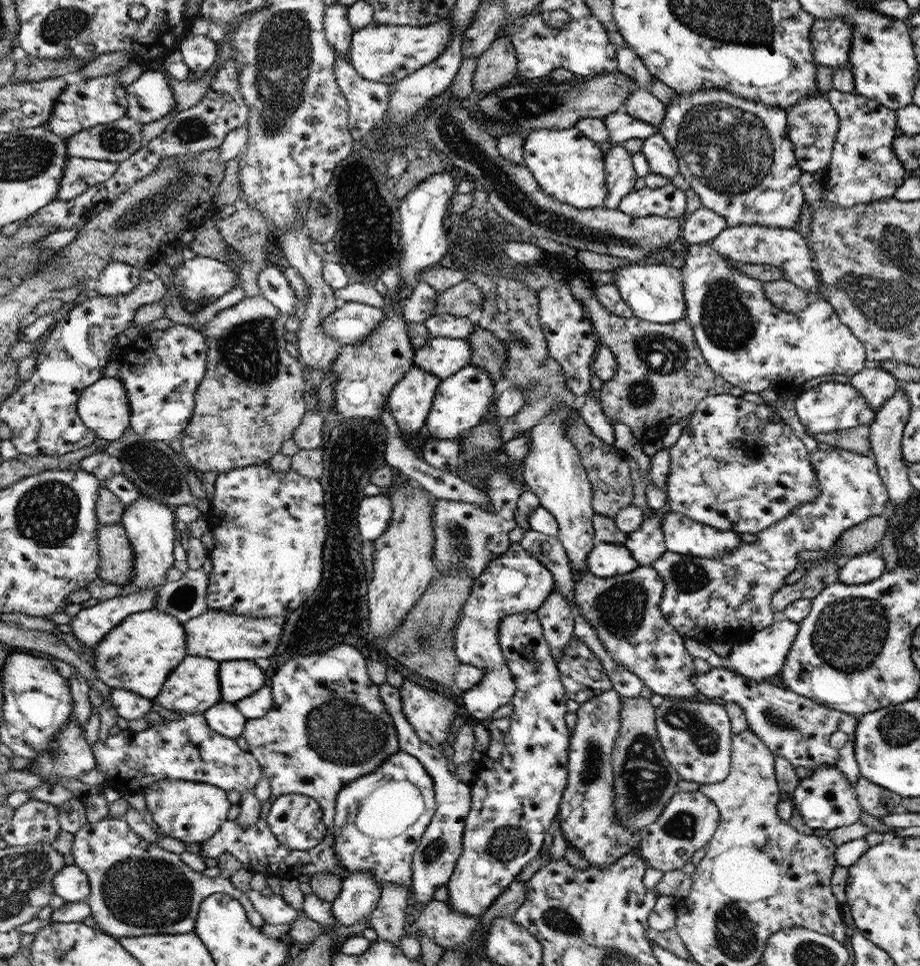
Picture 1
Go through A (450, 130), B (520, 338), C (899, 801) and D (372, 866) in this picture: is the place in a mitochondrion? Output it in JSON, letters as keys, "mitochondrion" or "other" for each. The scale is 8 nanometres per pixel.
{"A":"mitochondrion","B":"mitochondrion","C":"other","D":"other"}

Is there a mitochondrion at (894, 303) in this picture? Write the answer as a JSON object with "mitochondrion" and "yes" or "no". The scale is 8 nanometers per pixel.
{"mitochondrion":"yes"}

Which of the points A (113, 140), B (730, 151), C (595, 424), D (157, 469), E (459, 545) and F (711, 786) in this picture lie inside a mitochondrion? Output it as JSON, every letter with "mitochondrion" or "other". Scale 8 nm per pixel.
{"A":"mitochondrion","B":"mitochondrion","C":"other","D":"mitochondrion","E":"mitochondrion","F":"other"}

